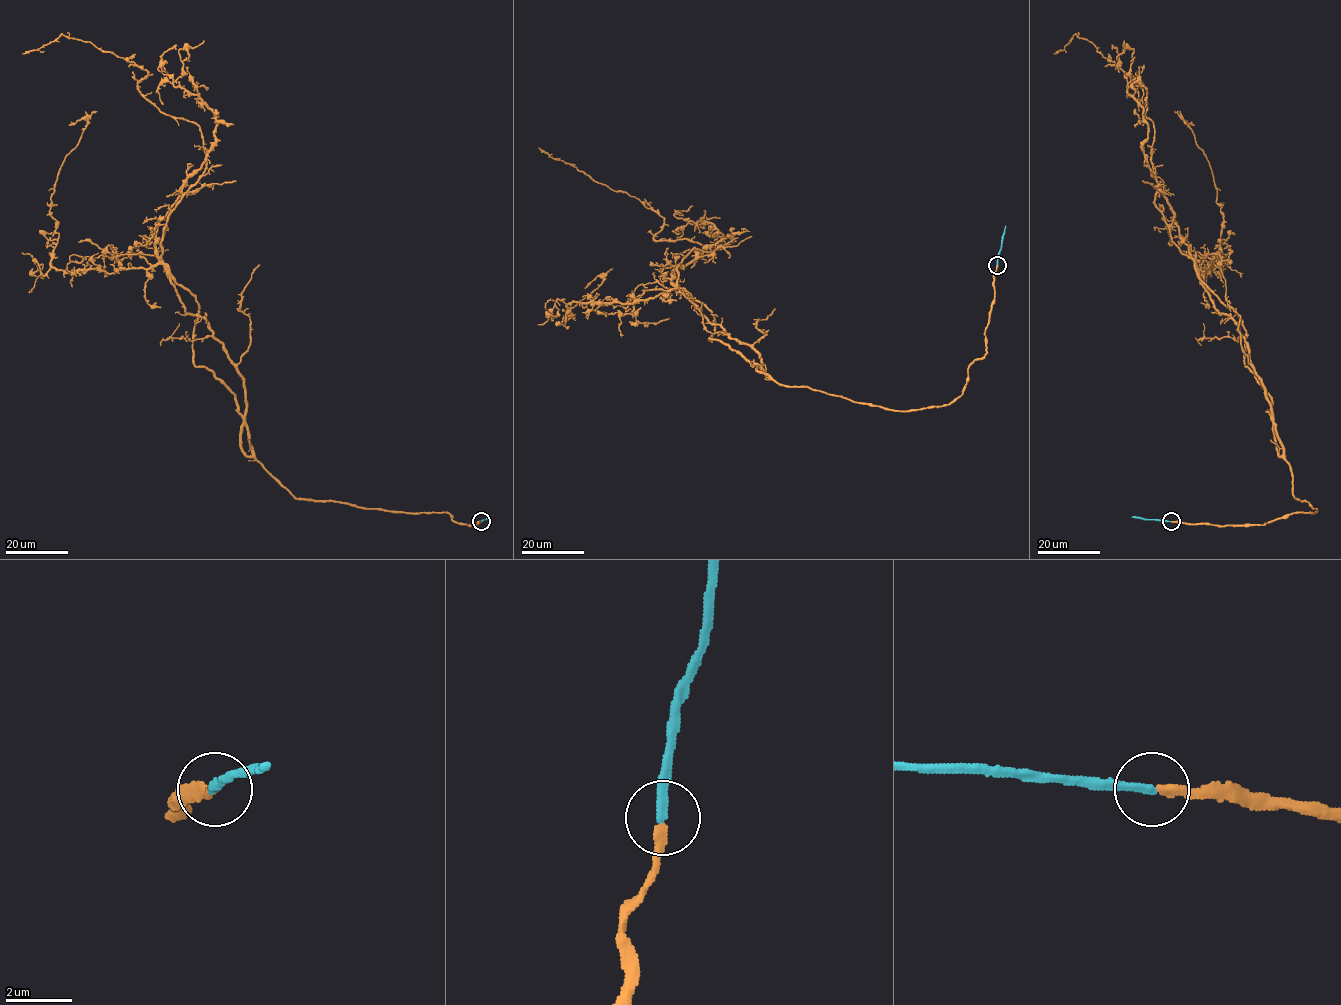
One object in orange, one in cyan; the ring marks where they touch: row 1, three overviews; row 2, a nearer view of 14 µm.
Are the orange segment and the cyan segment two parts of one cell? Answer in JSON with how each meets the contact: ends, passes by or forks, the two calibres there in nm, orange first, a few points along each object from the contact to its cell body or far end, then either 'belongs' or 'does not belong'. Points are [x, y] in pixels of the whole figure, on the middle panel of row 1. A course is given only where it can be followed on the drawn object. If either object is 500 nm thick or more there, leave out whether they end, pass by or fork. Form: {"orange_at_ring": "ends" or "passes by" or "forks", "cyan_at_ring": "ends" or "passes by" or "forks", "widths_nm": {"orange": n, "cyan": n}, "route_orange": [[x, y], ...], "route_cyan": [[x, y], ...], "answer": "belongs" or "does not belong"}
{"orange_at_ring": "ends", "cyan_at_ring": "ends", "widths_nm": {"orange": 280, "cyan": 260}, "route_orange": [[997, 265], [949, 403], [785, 386], [677, 285], [722, 245], [655, 240], [663, 218], [538, 147]], "route_cyan": [[997, 264], [1005, 226]], "answer": "belongs"}

